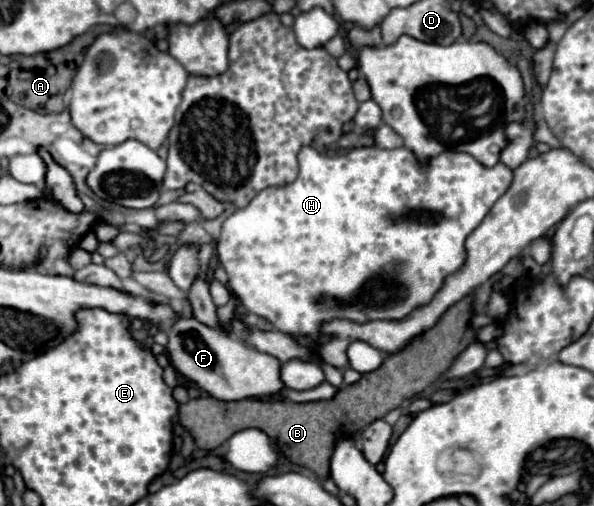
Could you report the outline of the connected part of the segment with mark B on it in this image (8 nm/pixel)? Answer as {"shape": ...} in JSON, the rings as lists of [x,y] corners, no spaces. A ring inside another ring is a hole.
{"shape":[[[468,295],[456,305],[452,305],[432,329],[424,331],[402,351],[388,355],[384,363],[370,375],[364,373],[362,379],[354,385],[342,387],[334,395],[334,399],[322,403],[294,403],[288,399],[244,399],[226,403],[216,401],[214,397],[198,397],[178,407],[180,425],[192,435],[194,445],[204,451],[220,447],[240,429],[260,429],[276,443],[276,447],[286,459],[314,471],[320,479],[328,479],[334,443],[342,435],[356,437],[366,425],[370,425],[376,419],[382,419],[386,413],[400,407],[406,399],[422,393],[428,385],[432,385],[444,375],[452,361],[472,341],[476,341],[476,331],[468,325],[468,319],[472,315],[472,299],[474,297]]]}

